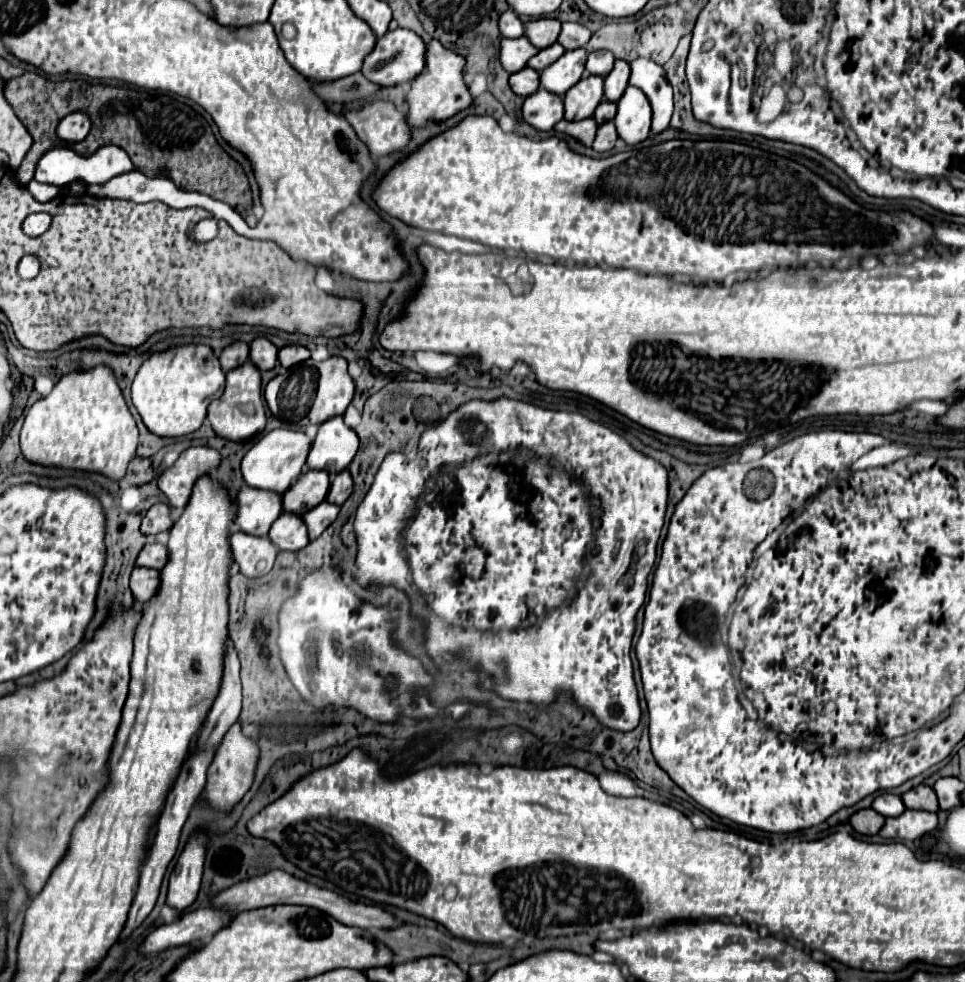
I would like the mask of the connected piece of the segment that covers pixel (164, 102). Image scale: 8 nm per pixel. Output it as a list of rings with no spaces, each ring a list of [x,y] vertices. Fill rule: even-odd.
[[[26,72],[8,80],[4,86],[4,96],[34,138],[34,146],[28,150],[20,170],[16,172],[16,178],[22,182],[22,186],[32,180],[38,160],[46,152],[58,146],[70,148],[70,144],[58,140],[56,126],[64,116],[82,110],[92,120],[92,128],[90,134],[74,146],[74,150],[80,148],[94,152],[100,146],[116,144],[128,152],[130,160],[138,166],[140,172],[152,176],[160,166],[164,166],[168,168],[168,176],[176,182],[178,188],[222,200],[232,206],[248,226],[256,226],[256,216],[252,214],[252,190],[244,168],[218,144],[204,116],[176,96],[164,92],[138,92],[130,86],[120,88],[90,84],[82,80],[52,82],[36,72]]]

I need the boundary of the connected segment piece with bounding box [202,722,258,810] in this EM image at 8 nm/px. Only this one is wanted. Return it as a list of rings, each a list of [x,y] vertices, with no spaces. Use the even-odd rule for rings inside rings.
[[[236,722],[228,734],[224,736],[220,748],[216,750],[214,762],[208,768],[208,784],[202,796],[206,796],[218,810],[230,810],[250,788],[252,784],[252,776],[254,776],[254,768],[256,768],[256,760],[258,760],[258,748],[252,740],[246,740],[240,732],[240,722]],[[246,760],[246,766],[244,766]]]

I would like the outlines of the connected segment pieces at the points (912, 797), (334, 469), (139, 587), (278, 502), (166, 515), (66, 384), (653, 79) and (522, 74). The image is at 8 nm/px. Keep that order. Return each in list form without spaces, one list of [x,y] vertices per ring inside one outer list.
[[[924,784],[904,792],[902,802],[906,808],[912,808],[912,810],[928,810],[928,812],[938,810],[938,800],[936,800],[934,790],[930,786],[924,786]]]
[[[336,416],[320,424],[306,464],[310,470],[324,470],[330,476],[336,476],[352,462],[356,450],[356,432],[344,424],[342,416]]]
[[[134,568],[130,576],[130,590],[136,602],[150,602],[150,598],[154,598],[154,590],[158,590],[158,570]]]
[[[244,486],[236,496],[236,504],[235,525],[254,536],[268,536],[272,522],[282,514],[282,496],[272,490]]]
[[[154,504],[152,508],[148,508],[148,512],[142,518],[142,526],[140,532],[146,536],[156,536],[160,532],[170,530],[172,520],[170,520],[170,510],[168,504]]]
[[[108,364],[64,374],[48,396],[30,406],[20,434],[26,460],[46,466],[98,470],[112,480],[124,476],[128,462],[136,454],[136,444],[138,428],[134,416]]]
[[[636,58],[630,62],[632,74],[630,84],[640,88],[652,106],[652,132],[658,134],[668,128],[674,102],[672,102],[672,86],[666,78],[666,72],[660,64],[648,58]]]
[[[526,66],[526,68],[510,74],[510,88],[518,96],[530,96],[534,90],[540,88],[540,74]]]

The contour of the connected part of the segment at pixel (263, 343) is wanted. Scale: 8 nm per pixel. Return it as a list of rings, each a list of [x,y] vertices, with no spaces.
[[[264,336],[254,338],[254,342],[250,344],[250,360],[258,366],[258,370],[274,368],[276,356],[278,356],[278,348]]]

